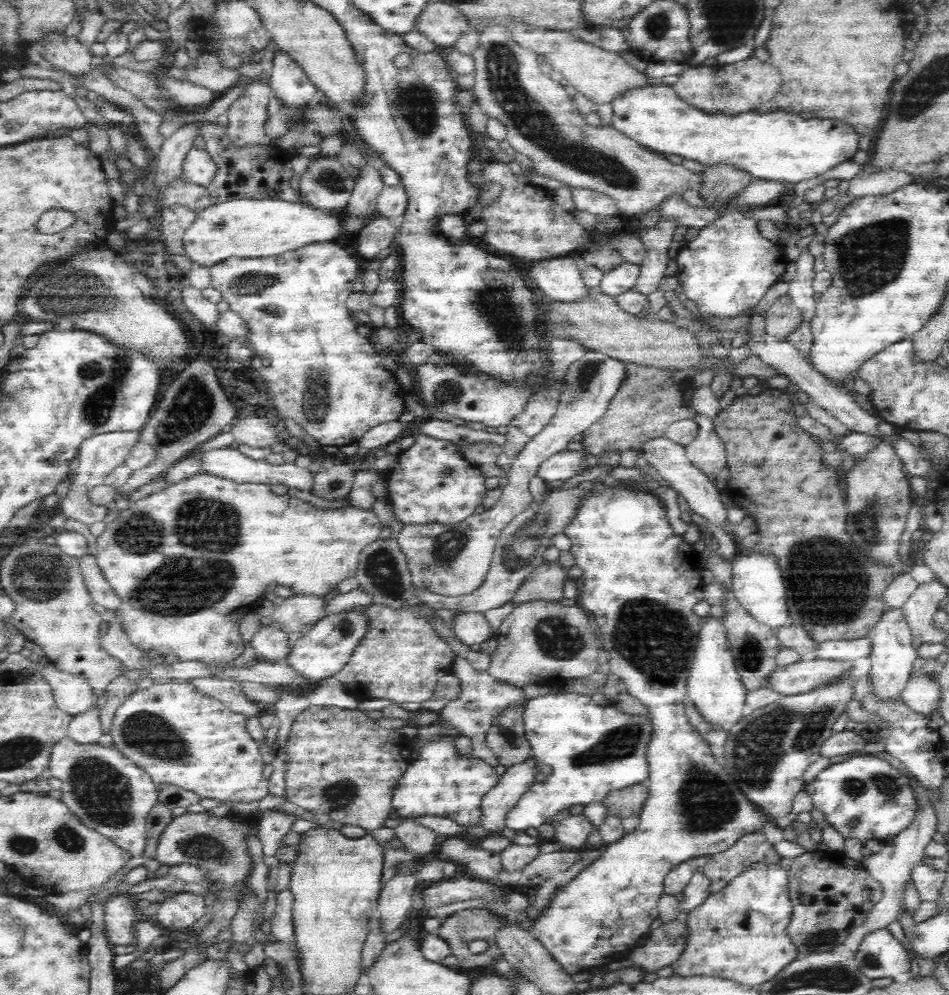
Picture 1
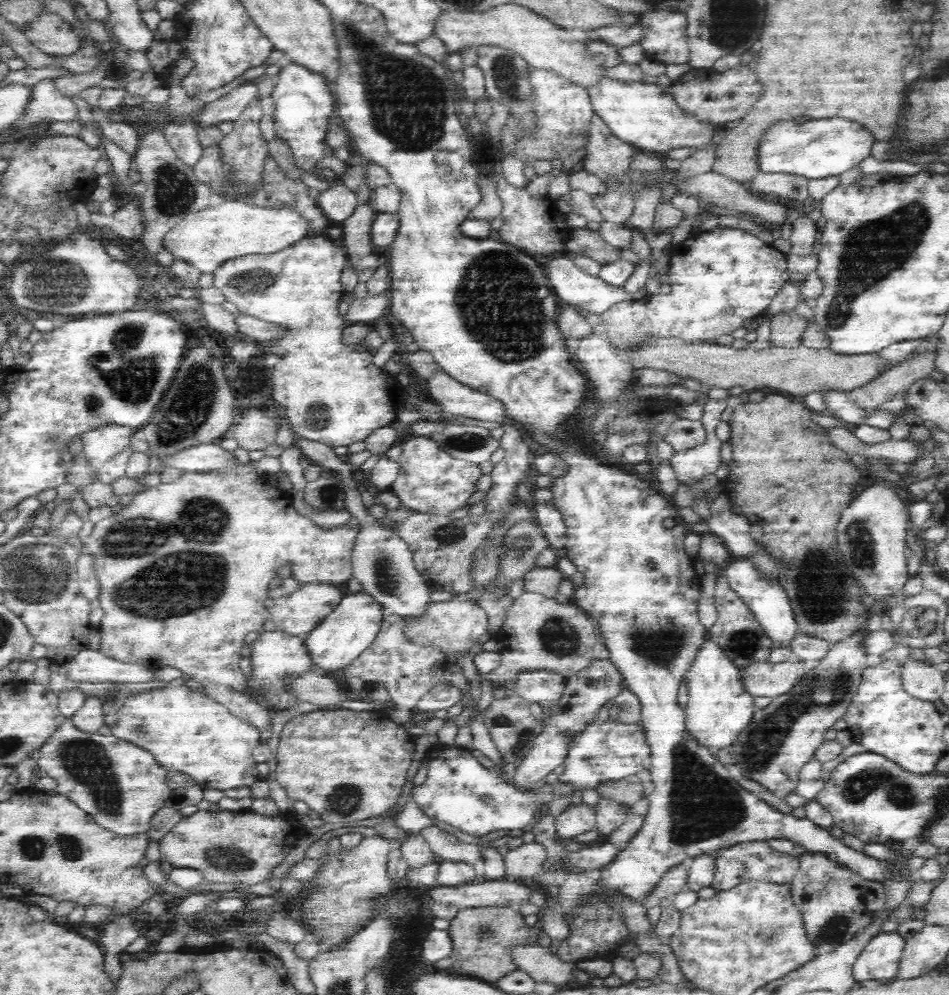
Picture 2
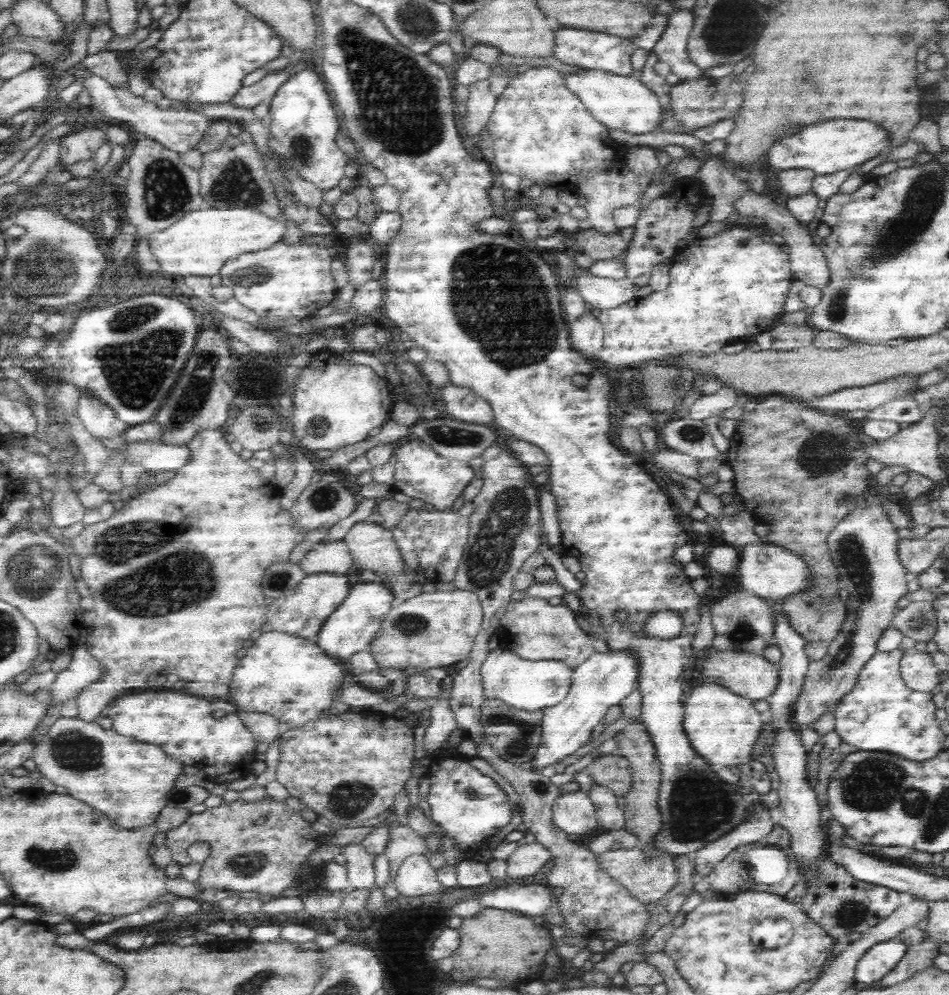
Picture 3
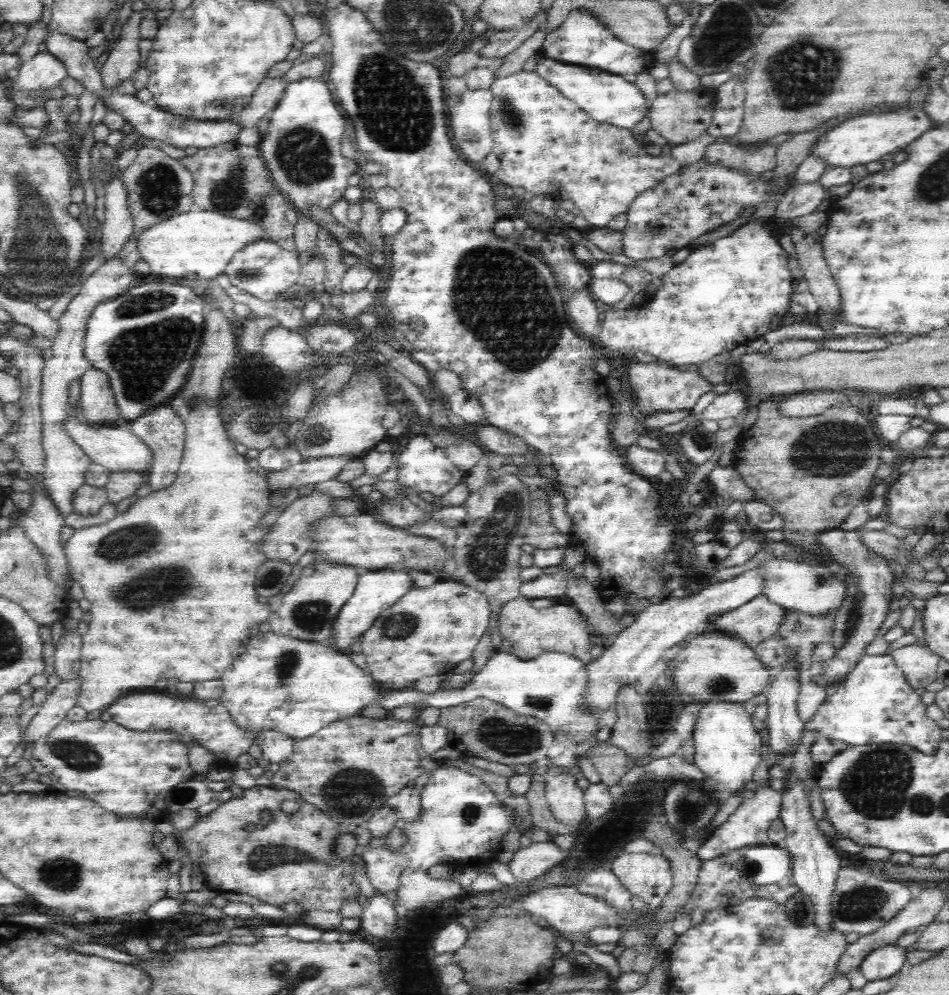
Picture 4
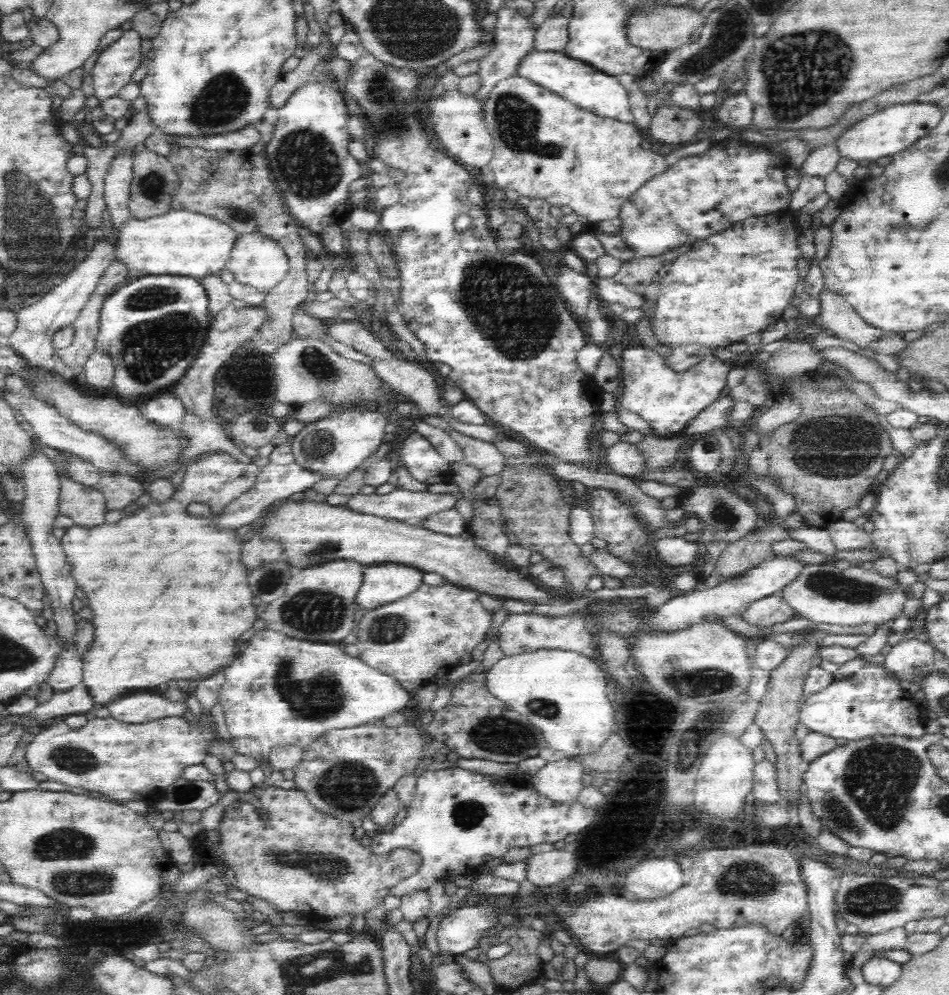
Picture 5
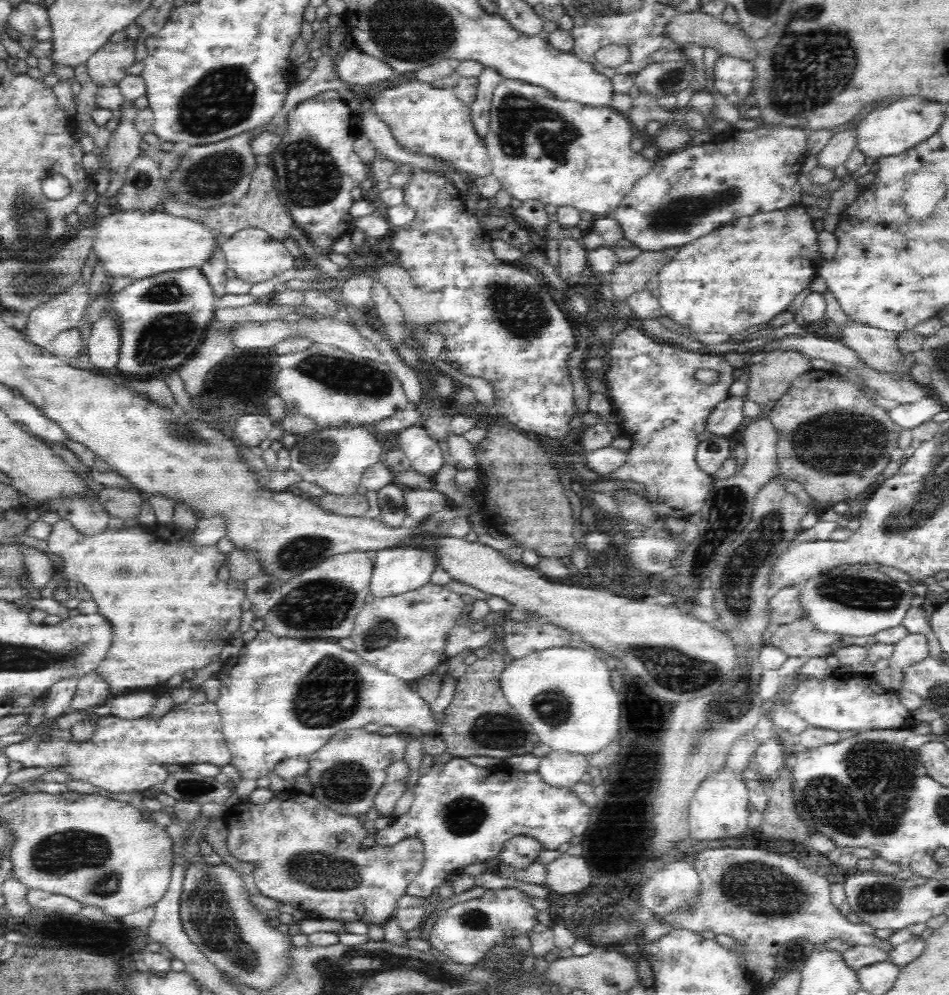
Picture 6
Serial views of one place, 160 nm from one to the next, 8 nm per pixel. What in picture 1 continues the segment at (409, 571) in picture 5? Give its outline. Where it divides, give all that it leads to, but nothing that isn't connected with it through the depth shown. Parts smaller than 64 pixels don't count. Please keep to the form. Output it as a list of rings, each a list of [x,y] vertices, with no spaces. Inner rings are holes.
[[[361,610],[352,612],[338,612],[323,616],[312,627],[296,639],[285,658],[285,663],[311,685],[335,676],[343,667],[358,646],[366,630],[367,618]]]

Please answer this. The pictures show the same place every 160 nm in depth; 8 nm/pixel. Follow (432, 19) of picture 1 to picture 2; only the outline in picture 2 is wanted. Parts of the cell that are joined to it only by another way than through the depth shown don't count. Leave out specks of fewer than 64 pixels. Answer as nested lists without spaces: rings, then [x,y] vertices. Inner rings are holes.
[[[502,4],[483,13],[442,11],[434,22],[434,36],[446,47],[449,55],[464,47],[498,45],[510,48],[526,59],[533,69],[555,72],[560,78],[587,91],[608,78],[608,67],[596,60],[596,55],[590,52],[585,42],[574,38],[568,29],[559,28],[548,19],[516,4]]]

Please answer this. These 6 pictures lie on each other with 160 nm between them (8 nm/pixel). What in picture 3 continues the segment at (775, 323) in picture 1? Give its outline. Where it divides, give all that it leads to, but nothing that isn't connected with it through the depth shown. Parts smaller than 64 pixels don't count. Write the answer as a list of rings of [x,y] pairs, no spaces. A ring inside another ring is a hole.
[[[780,322],[769,331],[772,335],[772,349],[791,351],[810,345],[816,330],[809,323],[801,325]]]

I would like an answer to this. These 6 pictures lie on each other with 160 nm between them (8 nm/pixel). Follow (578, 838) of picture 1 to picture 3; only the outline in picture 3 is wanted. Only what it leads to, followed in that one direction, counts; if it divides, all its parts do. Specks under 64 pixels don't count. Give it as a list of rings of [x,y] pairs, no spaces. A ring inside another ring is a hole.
[[[584,792],[560,793],[552,804],[554,824],[566,834],[591,834],[597,826],[595,808]]]

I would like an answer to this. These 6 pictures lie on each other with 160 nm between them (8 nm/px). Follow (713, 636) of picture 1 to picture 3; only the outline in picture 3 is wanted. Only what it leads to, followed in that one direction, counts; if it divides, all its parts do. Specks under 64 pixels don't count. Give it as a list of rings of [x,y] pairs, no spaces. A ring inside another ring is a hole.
[[[702,680],[697,686],[687,690],[683,703],[686,714],[683,717],[682,727],[690,745],[699,756],[702,756],[715,768],[722,766],[726,768],[739,767],[739,765],[750,761],[754,742],[762,730],[761,714],[757,712],[754,703],[747,700],[745,696],[732,692],[725,684],[710,680]]]

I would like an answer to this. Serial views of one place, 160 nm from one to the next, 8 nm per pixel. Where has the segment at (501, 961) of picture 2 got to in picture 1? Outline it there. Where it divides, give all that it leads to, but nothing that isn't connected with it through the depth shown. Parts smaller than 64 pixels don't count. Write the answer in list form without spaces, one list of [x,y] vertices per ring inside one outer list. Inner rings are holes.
[[[480,908],[464,909],[442,920],[437,935],[446,941],[451,955],[457,958],[457,969],[462,971],[462,968],[480,968],[480,970],[482,970],[482,968],[491,968],[492,963],[498,957],[502,957],[501,950],[497,947],[494,933],[496,929],[505,922],[506,919],[497,918],[497,916],[494,916],[487,910]],[[472,940],[486,940],[486,942],[488,942],[488,949],[480,954],[473,954],[468,949],[468,943],[472,942]]]

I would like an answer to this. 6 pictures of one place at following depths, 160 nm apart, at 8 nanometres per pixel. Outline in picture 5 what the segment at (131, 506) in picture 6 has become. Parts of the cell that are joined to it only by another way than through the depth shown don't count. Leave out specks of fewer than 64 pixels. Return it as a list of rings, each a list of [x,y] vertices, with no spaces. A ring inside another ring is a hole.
[[[119,473],[103,476],[95,487],[104,495],[107,510],[118,512],[146,492],[146,484],[141,478]]]

